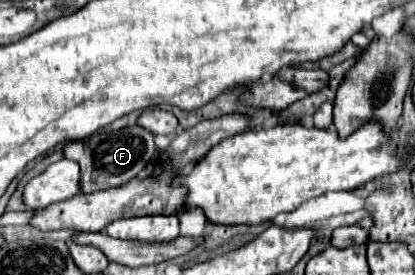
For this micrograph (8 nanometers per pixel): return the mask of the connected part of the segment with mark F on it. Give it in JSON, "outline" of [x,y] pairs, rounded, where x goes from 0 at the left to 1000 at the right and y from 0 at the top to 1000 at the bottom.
{"outline":[[[313,455],[284,476],[246,476],[212,505],[173,513],[154,535],[154,564],[183,585],[198,615],[198,702],[270,687],[308,665],[352,615],[352,600],[371,578],[376,549],[381,542],[371,520],[371,491],[361,476],[347,476],[347,462],[337,455]]]}

